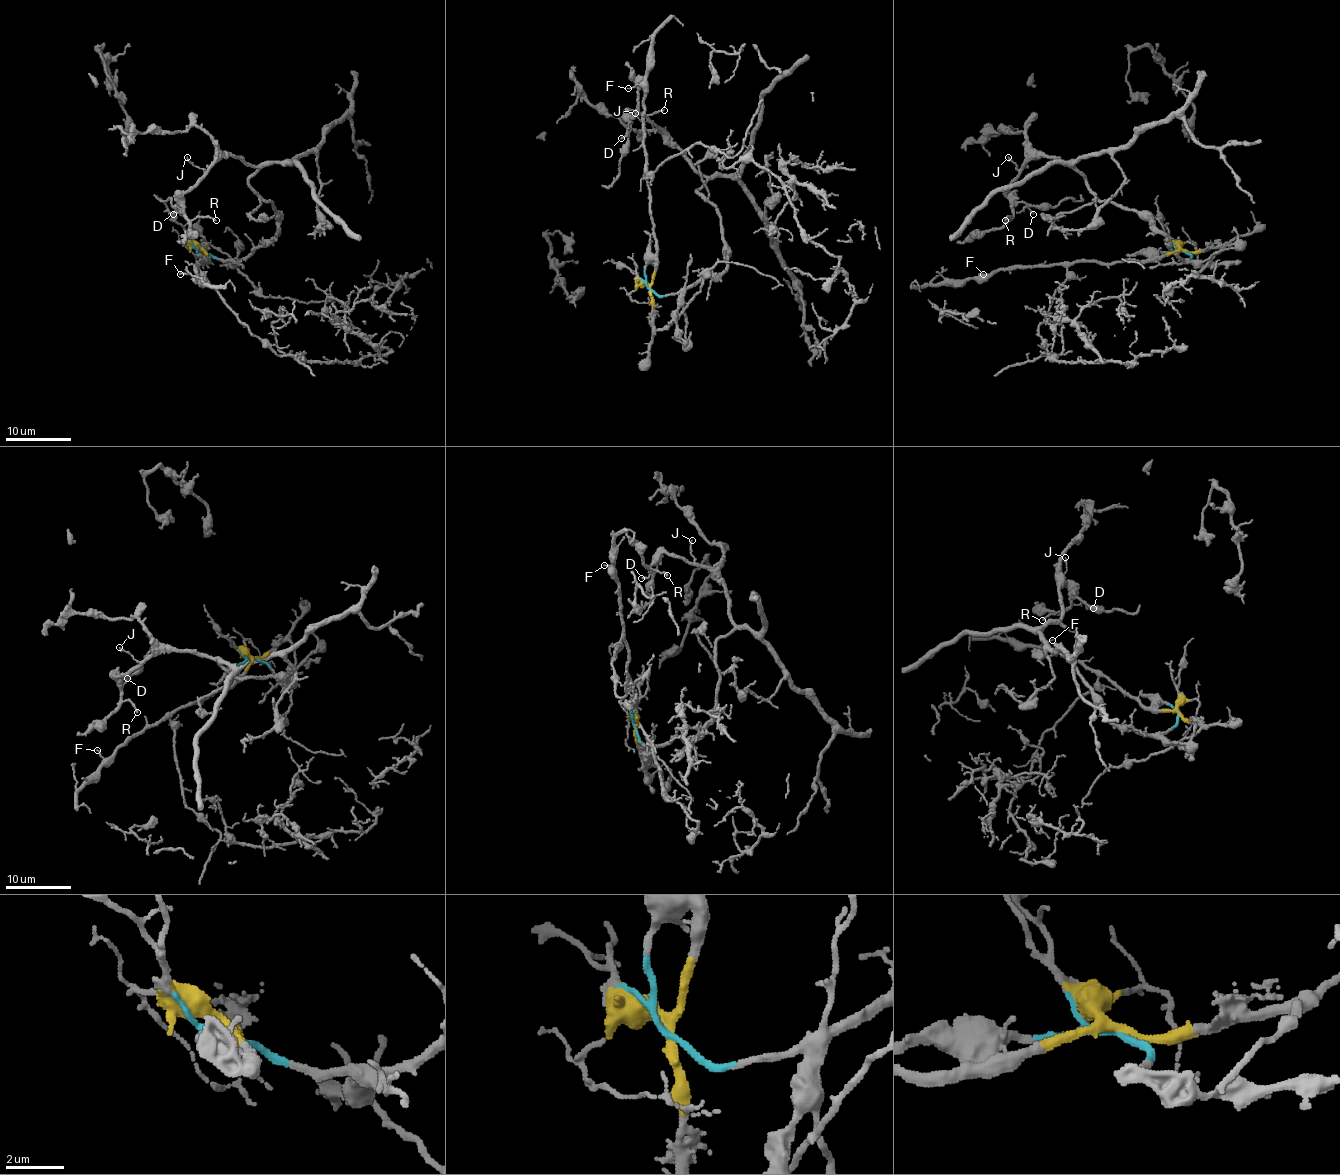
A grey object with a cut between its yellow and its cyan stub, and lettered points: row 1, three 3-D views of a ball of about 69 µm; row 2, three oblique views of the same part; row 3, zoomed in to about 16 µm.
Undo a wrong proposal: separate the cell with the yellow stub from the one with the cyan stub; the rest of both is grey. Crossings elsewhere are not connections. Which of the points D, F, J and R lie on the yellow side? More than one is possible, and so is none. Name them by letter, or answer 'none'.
F

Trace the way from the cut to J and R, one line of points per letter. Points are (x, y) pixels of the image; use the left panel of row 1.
J: (201, 252), (246, 259), (277, 234), (279, 216), (242, 158), (204, 169), (186, 156)
R: (201, 252), (246, 259), (279, 232), (242, 158), (221, 156), (183, 194), (185, 216), (216, 221)

